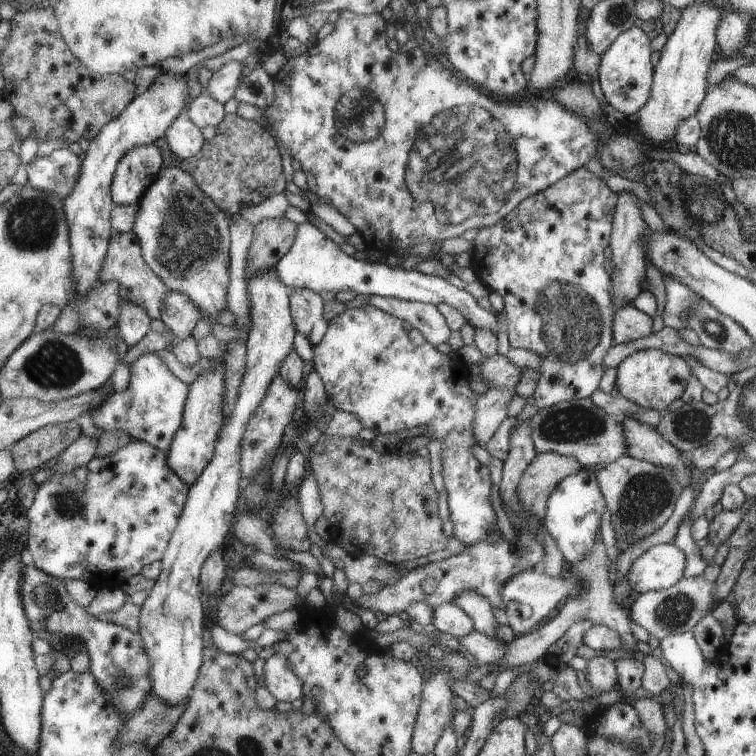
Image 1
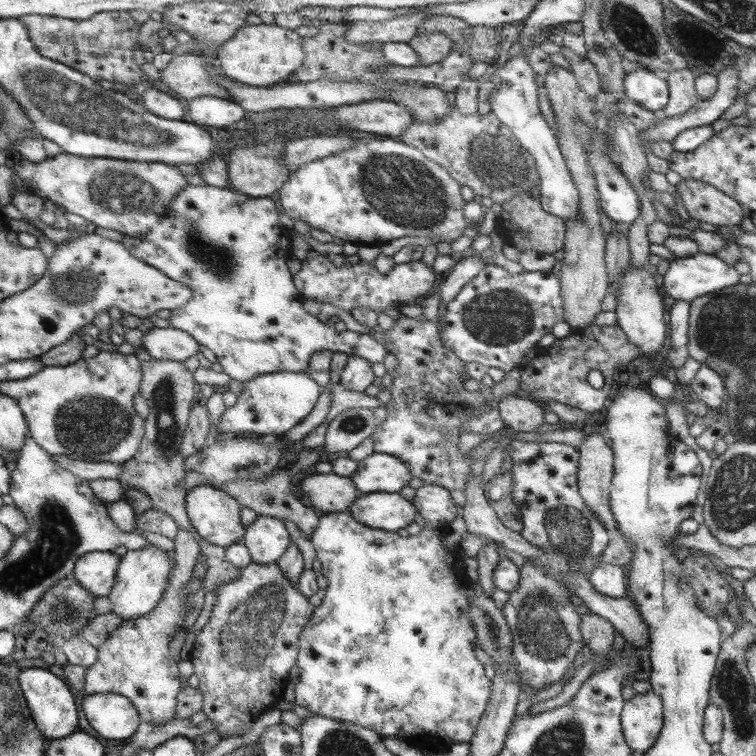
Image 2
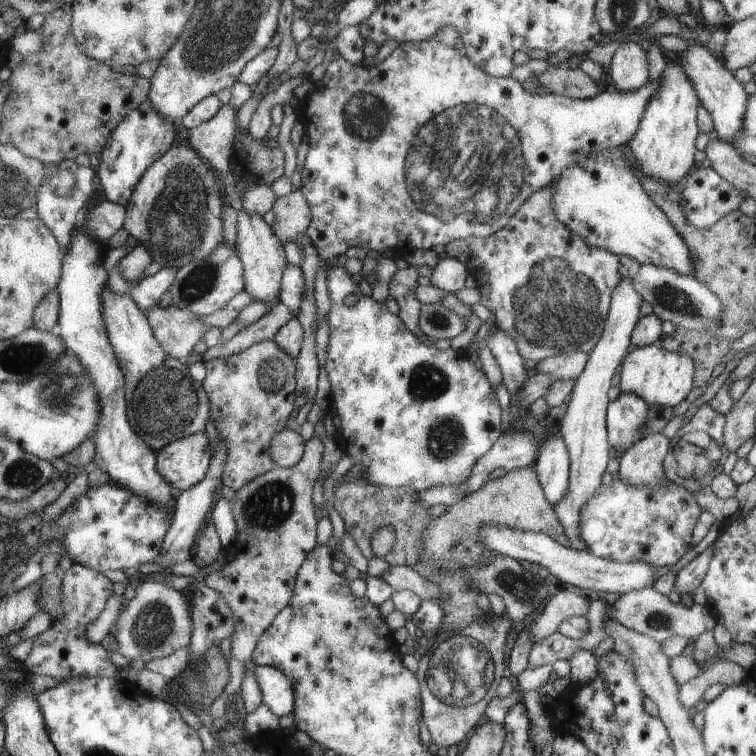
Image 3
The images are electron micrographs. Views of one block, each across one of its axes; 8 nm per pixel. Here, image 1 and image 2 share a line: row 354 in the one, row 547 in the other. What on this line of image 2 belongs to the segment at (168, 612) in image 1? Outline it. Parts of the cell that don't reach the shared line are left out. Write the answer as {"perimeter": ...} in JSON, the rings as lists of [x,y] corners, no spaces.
{"perimeter":[[[260,516],[247,526],[243,543],[254,563],[274,563],[284,555],[292,539],[283,520],[277,517]]]}

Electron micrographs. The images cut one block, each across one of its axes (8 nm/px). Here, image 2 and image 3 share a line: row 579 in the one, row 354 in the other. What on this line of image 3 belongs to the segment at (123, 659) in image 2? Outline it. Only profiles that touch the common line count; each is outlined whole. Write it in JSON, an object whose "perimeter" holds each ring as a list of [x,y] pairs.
{"perimeter":[[[156,304],[145,313],[158,342],[175,359],[186,361],[192,354],[194,345],[198,344],[206,333],[202,315],[196,316],[176,306],[161,307],[160,304]]]}

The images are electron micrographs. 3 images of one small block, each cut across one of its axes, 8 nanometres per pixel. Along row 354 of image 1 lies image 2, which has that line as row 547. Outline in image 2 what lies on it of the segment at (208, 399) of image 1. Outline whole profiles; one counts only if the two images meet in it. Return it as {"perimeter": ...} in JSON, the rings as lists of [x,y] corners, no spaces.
{"perimeter":[[[202,484],[185,494],[185,507],[195,531],[210,544],[226,548],[240,542],[244,528],[240,524],[240,505],[227,492],[212,485]]]}

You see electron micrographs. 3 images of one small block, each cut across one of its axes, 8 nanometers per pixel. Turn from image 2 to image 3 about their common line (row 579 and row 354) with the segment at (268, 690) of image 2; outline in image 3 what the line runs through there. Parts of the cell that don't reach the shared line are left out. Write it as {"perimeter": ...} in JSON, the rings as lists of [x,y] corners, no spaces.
{"perimeter":[[[260,340],[238,354],[203,363],[207,370],[203,387],[211,404],[210,418],[228,446],[222,482],[237,491],[275,467],[270,456],[270,440],[286,428],[294,410],[297,360],[274,340]]]}

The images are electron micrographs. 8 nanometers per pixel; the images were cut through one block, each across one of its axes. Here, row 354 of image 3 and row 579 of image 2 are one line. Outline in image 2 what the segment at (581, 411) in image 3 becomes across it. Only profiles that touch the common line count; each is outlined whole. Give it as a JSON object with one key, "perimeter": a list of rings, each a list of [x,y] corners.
{"perimeter":[[[596,564],[589,572],[589,580],[597,592],[613,598],[625,598],[627,597],[626,592],[628,592],[626,590],[628,580],[624,572],[621,565]]]}

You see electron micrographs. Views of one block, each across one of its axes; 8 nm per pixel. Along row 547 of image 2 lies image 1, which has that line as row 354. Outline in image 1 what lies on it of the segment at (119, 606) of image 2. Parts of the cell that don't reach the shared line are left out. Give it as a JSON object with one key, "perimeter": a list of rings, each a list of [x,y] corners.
{"perimeter":[[[158,351],[142,354],[129,368],[127,388],[115,391],[114,396],[110,396],[96,410],[95,426],[103,431],[122,430],[132,439],[146,442],[166,453],[184,421],[185,402],[190,392],[189,383],[178,378],[166,366],[166,362],[158,356]]]}

